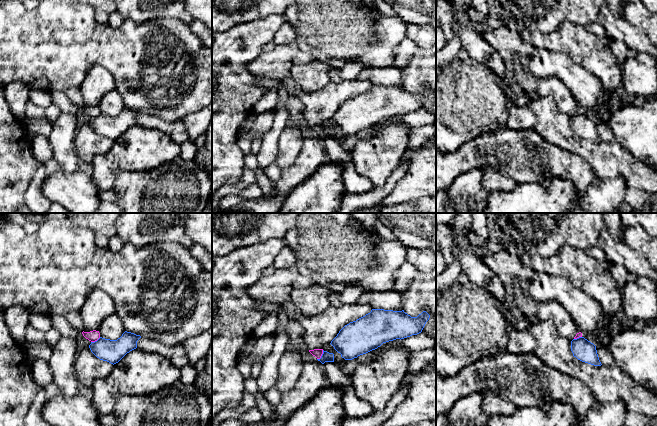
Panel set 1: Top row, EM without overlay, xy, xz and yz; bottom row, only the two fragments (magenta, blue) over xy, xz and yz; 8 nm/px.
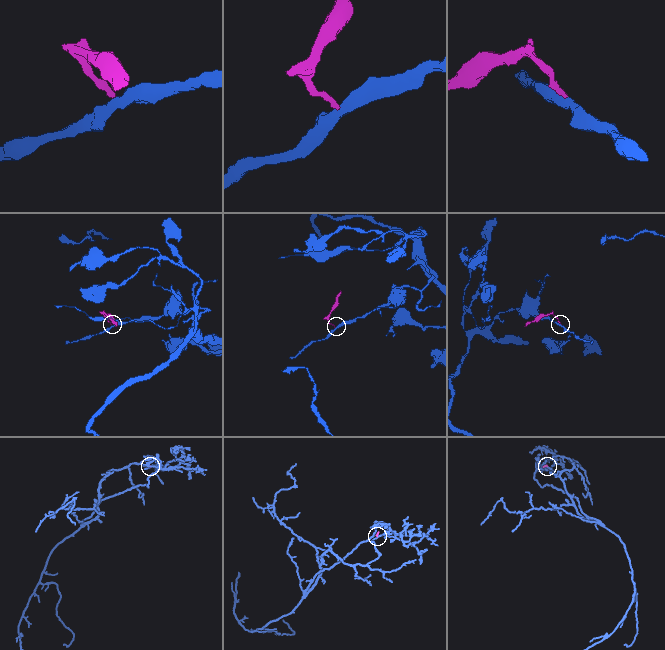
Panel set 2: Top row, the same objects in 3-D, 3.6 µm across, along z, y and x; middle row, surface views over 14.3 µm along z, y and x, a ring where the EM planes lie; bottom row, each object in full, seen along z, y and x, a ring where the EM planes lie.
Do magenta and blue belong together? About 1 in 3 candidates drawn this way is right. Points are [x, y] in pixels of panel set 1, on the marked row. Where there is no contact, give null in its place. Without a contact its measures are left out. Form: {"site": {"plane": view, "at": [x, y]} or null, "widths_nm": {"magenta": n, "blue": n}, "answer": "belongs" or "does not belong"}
{"site": {"plane": "xz", "at": [321, 355]}, "widths_nm": {"magenta": 70, "blue": 80}, "answer": "does not belong"}

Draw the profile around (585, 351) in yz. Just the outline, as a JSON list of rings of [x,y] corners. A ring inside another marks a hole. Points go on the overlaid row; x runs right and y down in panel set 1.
[[[579,337],[571,341],[571,351],[573,356],[582,362],[594,366],[602,365],[597,354],[596,346],[584,337]]]

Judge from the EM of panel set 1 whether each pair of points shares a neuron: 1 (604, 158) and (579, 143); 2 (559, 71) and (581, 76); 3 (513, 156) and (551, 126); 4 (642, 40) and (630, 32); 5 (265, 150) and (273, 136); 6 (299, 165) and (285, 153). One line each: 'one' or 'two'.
1: one
2: one
3: two
4: one
5: one
6: two

